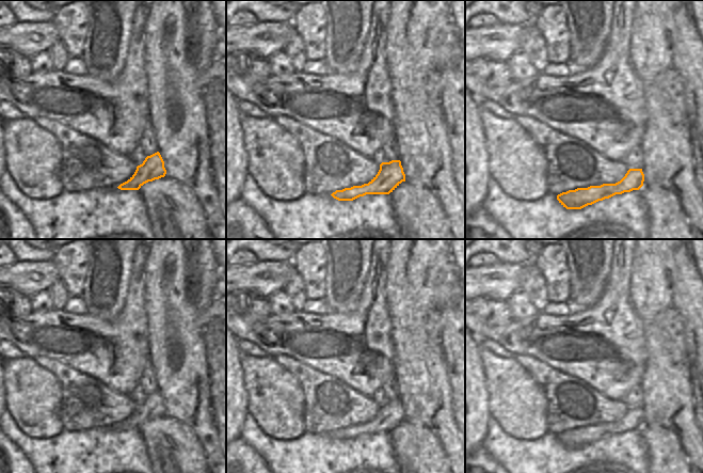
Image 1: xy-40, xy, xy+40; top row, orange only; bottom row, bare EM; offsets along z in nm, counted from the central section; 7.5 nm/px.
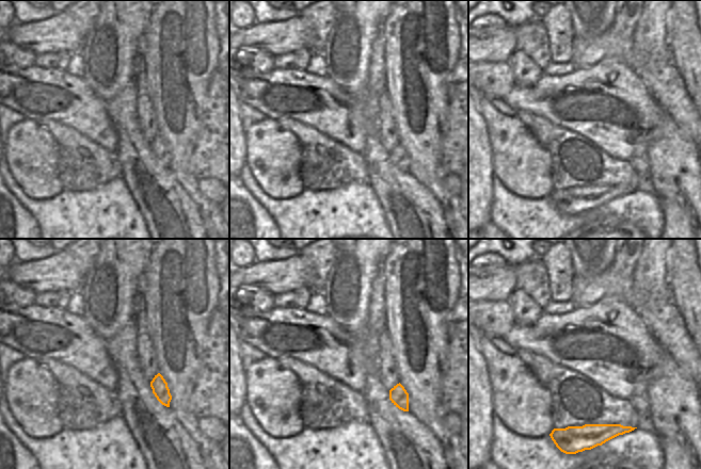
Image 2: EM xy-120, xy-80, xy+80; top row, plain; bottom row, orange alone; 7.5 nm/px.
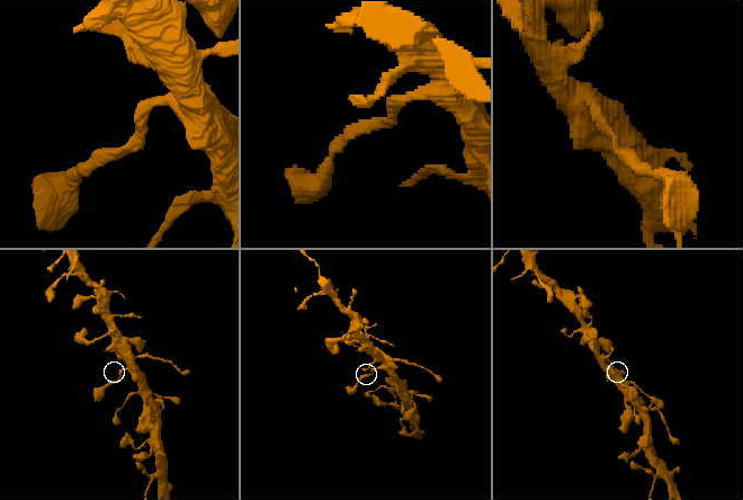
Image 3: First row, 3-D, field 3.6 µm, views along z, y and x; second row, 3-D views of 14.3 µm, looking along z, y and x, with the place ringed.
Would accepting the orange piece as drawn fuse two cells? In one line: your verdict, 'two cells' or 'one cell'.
one cell

